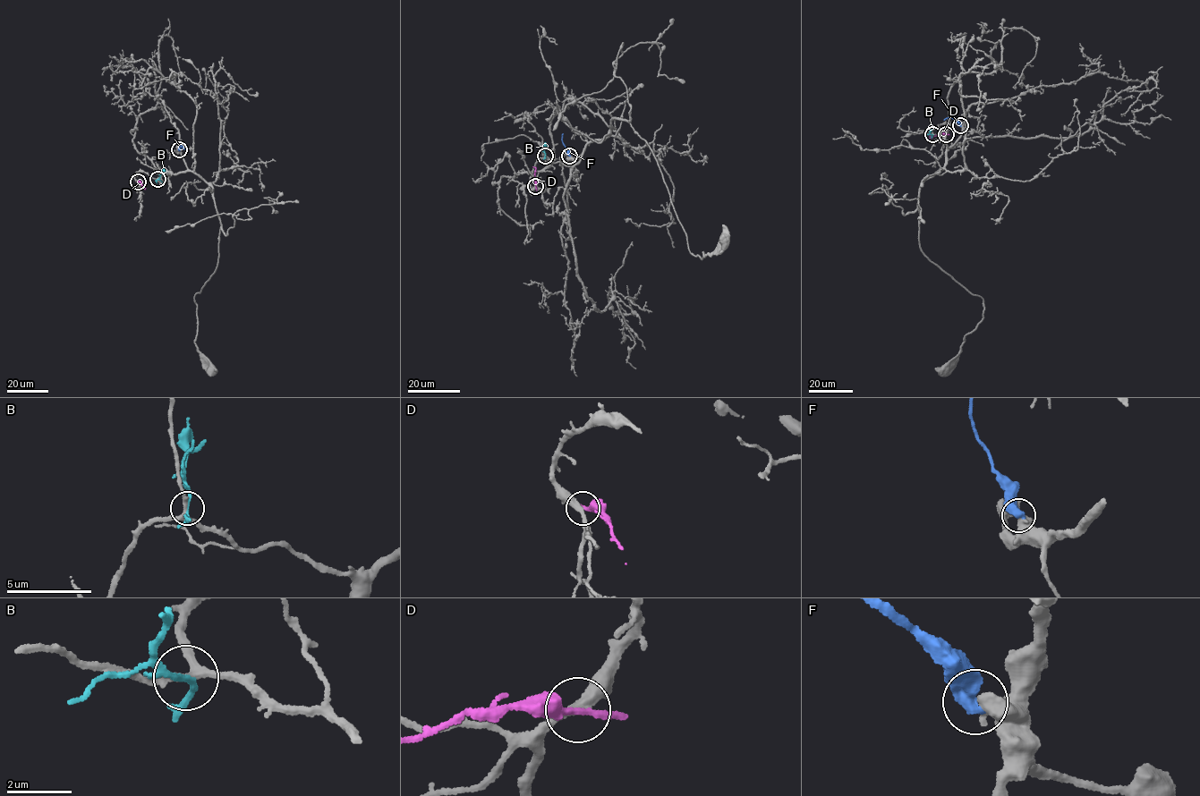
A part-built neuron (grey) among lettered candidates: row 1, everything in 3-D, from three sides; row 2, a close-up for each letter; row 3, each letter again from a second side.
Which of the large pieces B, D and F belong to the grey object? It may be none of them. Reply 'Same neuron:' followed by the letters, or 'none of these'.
Same neuron: none of these

